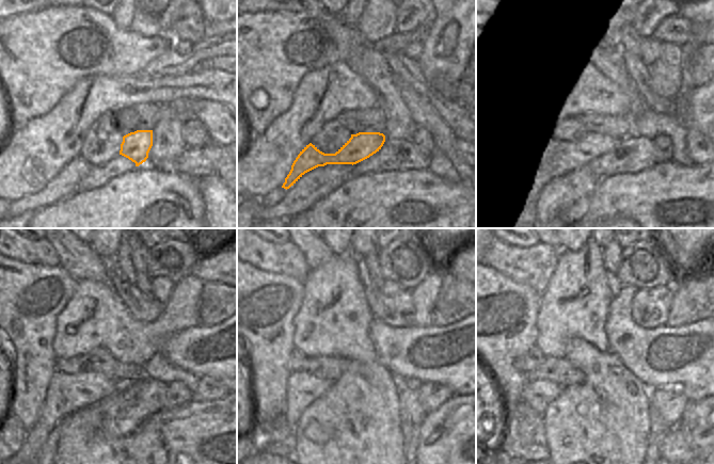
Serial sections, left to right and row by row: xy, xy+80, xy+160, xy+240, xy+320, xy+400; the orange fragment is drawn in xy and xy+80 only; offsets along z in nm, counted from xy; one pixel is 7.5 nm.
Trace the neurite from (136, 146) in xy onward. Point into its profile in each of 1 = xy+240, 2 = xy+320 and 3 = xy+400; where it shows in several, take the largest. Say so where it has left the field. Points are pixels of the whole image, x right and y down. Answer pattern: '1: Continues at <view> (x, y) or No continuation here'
1: Continues at xy+240 (67, 393)
2: Continues at xy+320 (302, 387)
3: Continues at xy+400 (538, 394)

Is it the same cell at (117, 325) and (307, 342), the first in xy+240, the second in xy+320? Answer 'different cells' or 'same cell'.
same cell

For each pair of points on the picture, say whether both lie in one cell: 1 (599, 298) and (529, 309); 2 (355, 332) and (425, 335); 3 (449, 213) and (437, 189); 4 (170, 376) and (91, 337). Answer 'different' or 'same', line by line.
1: different
2: different
3: same
4: different

